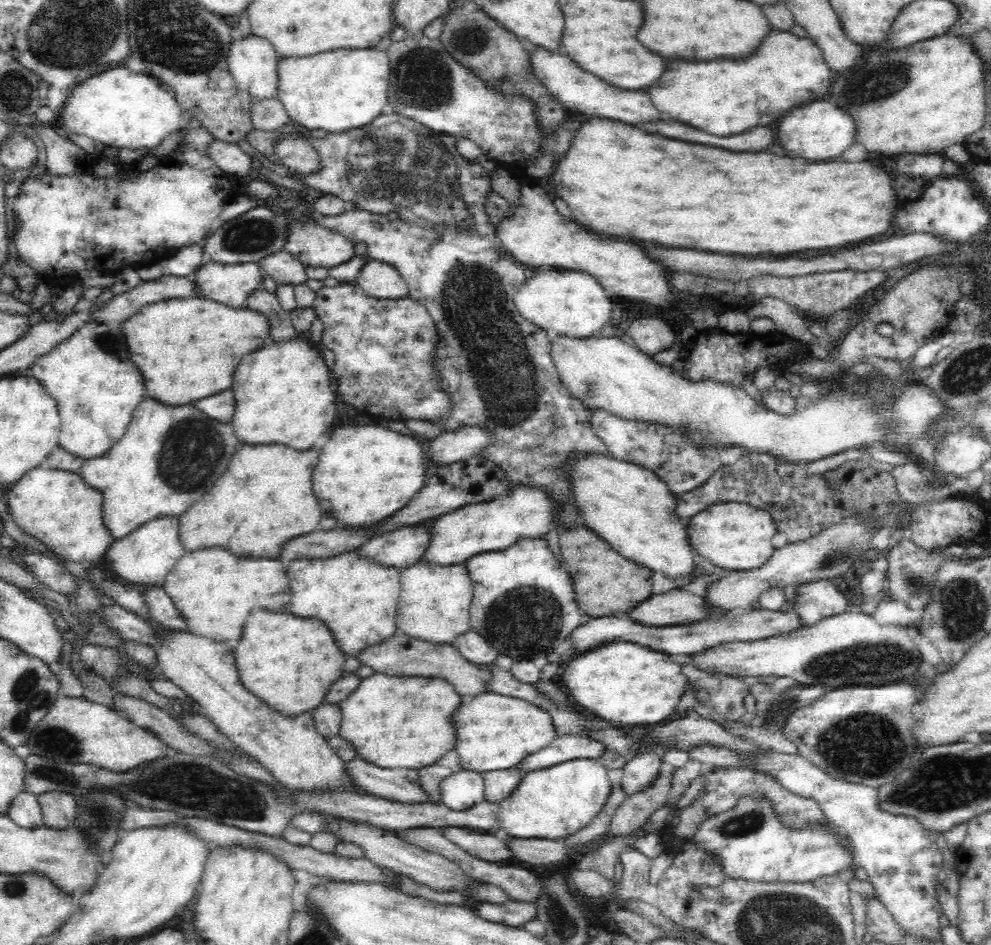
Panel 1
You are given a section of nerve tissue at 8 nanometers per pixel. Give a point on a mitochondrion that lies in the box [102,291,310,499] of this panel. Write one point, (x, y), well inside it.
(193, 451)

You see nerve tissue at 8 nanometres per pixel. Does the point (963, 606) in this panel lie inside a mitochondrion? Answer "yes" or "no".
yes

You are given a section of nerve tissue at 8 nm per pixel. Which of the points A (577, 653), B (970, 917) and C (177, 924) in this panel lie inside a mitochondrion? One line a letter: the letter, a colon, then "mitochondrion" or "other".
A: other
B: other
C: other

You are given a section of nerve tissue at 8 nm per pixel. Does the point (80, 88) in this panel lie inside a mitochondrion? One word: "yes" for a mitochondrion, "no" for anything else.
no

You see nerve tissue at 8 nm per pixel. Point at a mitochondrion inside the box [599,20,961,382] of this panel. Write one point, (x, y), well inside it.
(882, 82)

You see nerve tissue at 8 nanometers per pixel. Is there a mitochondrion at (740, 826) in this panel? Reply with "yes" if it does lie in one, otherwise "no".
yes

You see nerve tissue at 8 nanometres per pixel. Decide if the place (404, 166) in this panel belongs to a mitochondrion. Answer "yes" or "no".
yes

